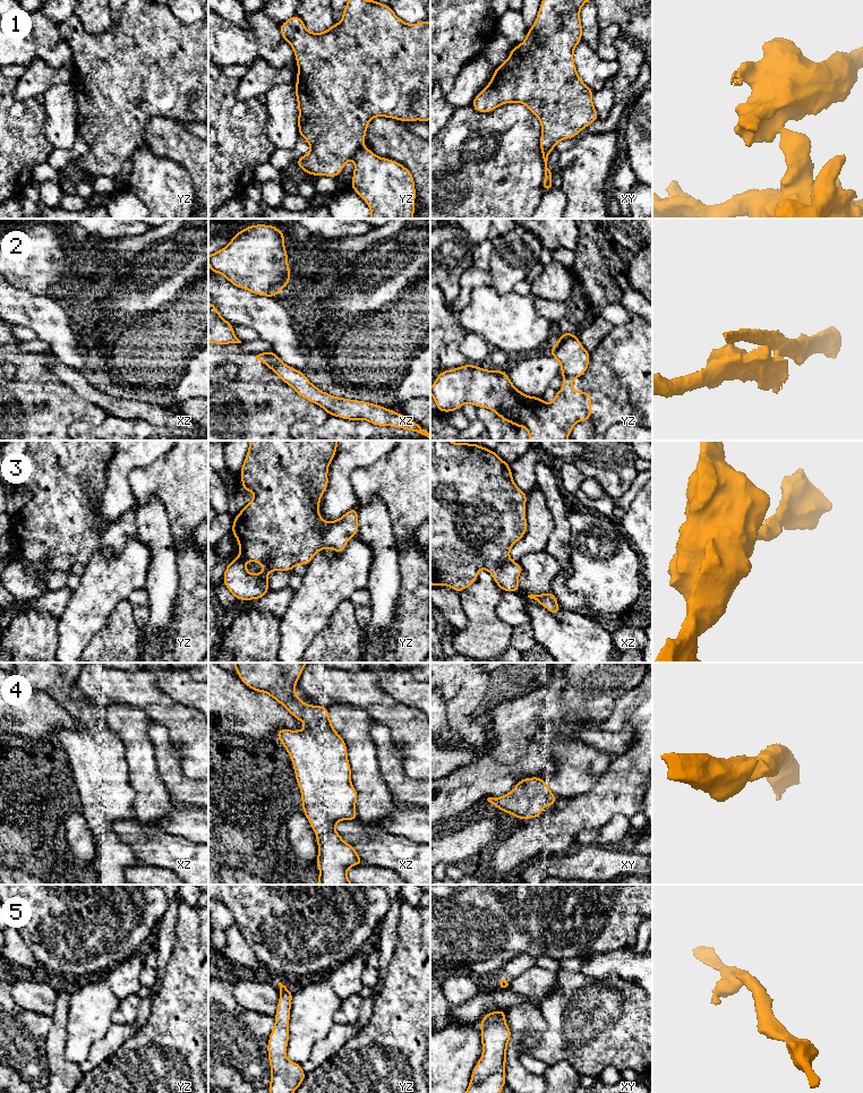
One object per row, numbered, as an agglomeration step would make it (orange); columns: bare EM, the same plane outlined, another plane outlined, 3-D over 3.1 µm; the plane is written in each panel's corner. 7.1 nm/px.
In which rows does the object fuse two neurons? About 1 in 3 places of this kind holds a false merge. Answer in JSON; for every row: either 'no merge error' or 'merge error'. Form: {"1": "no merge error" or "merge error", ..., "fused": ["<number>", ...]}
{"1": "merge error", "2": "merge error", "3": "no merge error", "4": "no merge error", "5": "no merge error", "fused": ["1", "2"]}

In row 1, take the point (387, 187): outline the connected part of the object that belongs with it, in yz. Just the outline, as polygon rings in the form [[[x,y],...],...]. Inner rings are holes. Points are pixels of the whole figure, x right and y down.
[[[364,146],[353,159],[351,188],[368,204],[370,219],[412,219],[416,198],[412,173]]]

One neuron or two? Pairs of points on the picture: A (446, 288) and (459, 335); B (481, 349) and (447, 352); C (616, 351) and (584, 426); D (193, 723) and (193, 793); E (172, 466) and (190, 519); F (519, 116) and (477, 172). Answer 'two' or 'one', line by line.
A: two
B: two
C: two
D: two
E: one
F: one

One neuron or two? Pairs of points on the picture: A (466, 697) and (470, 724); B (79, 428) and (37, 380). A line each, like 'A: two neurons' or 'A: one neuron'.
A: one neuron
B: two neurons

